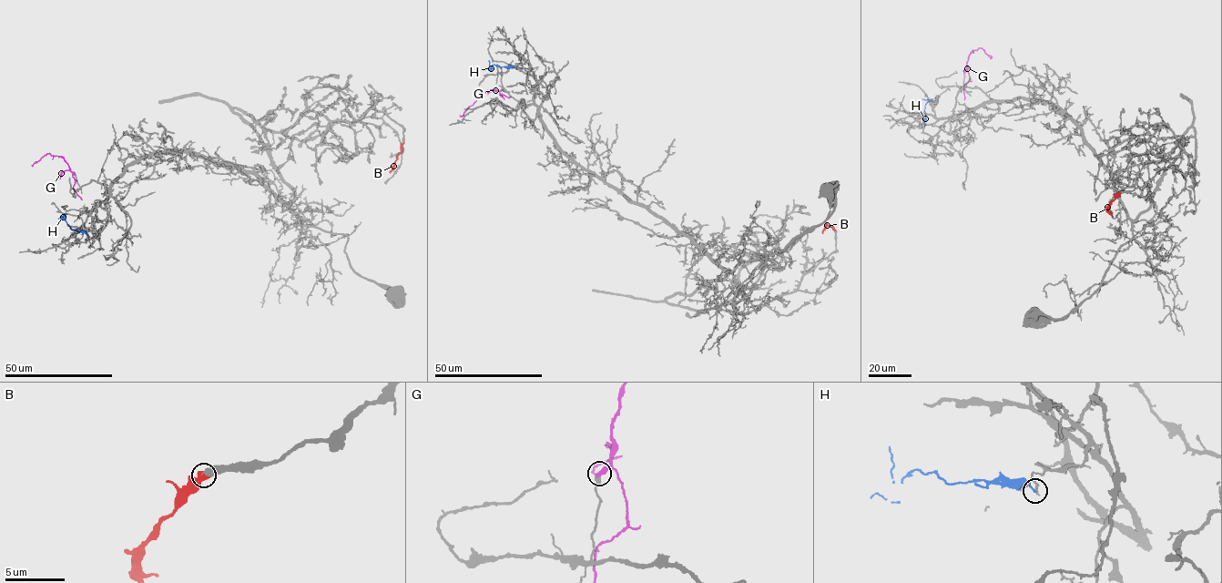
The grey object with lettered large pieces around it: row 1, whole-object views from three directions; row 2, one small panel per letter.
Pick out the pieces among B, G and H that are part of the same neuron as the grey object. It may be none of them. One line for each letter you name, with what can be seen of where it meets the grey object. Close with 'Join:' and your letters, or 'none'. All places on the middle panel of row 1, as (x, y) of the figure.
B: (835, 230)
Join: B

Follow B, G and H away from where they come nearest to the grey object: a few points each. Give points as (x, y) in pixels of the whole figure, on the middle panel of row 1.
B: (835, 230), (827, 225), (822, 233)
G: (502, 89), (483, 92), (462, 116), (459, 115)
H: (514, 68), (493, 64), (491, 68), (489, 60)

